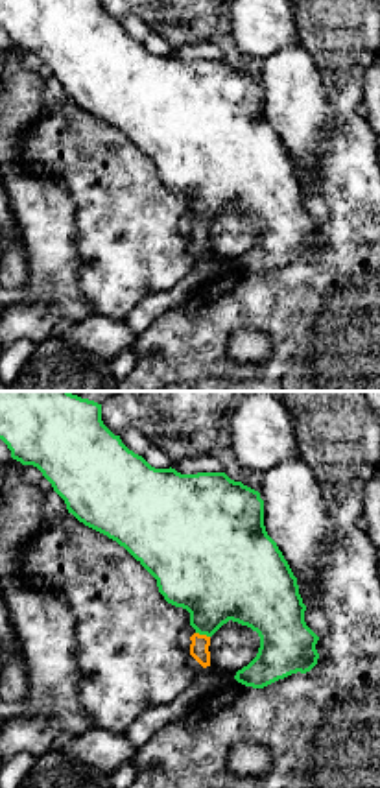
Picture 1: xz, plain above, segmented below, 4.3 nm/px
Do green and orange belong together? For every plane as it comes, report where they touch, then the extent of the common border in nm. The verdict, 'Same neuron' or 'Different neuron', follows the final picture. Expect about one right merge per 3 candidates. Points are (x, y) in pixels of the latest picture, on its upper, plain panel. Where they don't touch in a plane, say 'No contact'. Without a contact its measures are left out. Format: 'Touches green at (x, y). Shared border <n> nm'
Touches green at (203, 220). Shared border 70 nm

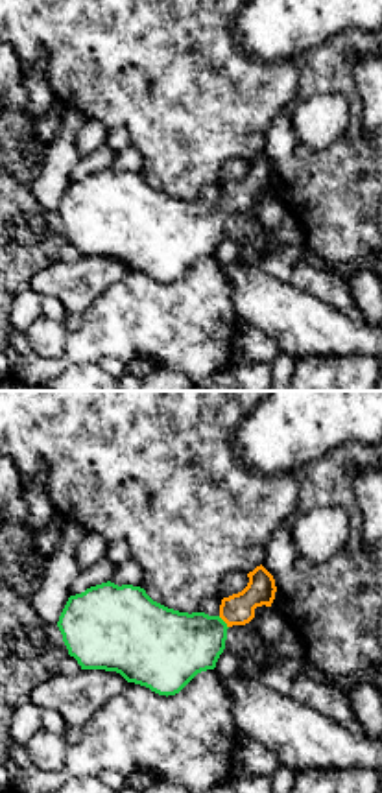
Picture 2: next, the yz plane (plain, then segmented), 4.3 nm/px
Touches green at (224, 209). Shared border 70 nm

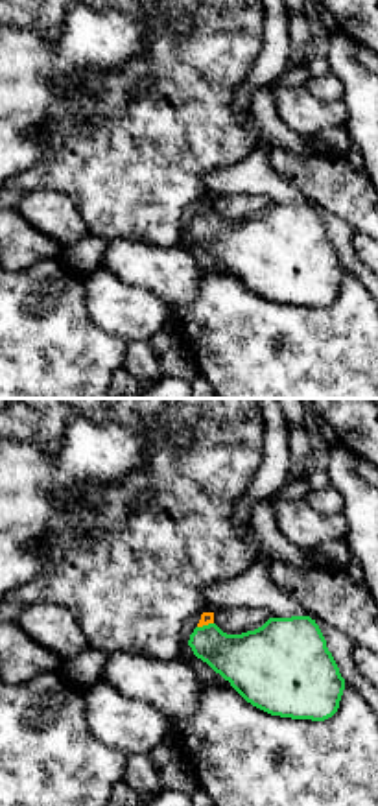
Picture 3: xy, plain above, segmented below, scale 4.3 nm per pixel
Touches green at (205, 213). Shared border 80 nm

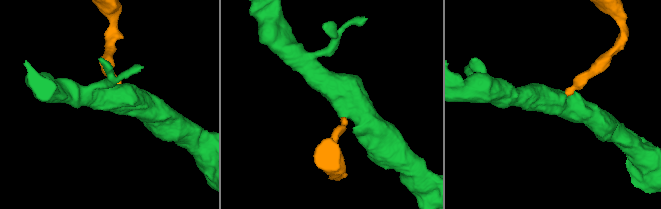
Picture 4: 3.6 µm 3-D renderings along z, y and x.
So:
Same neuron

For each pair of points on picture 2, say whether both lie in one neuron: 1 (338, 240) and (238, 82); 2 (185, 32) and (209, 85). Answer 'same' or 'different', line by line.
1: different
2: same

